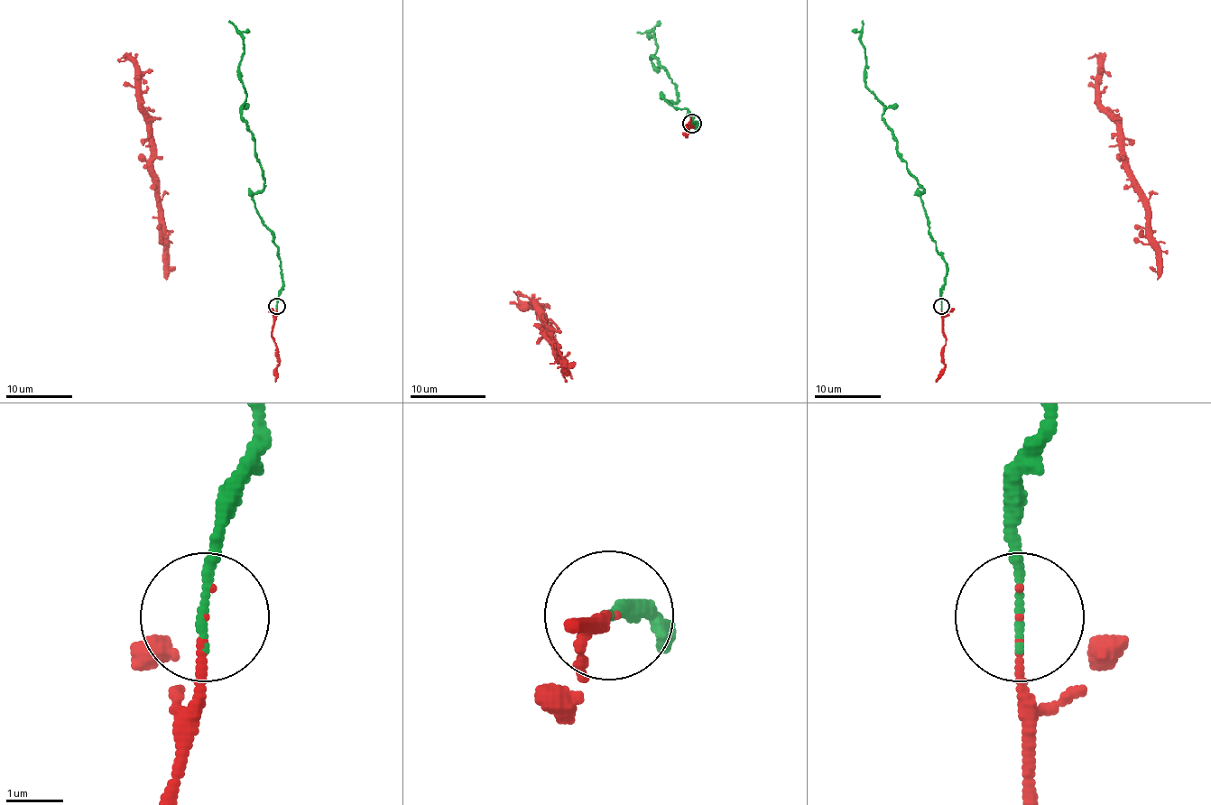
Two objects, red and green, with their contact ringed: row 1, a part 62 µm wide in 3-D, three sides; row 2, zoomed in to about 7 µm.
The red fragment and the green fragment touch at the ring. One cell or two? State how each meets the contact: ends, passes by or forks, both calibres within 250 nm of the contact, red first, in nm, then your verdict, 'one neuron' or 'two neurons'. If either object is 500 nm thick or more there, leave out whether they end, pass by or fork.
red ends there; green ends there; 100 nm thick on the red side, 160 nm on the other; one neuron

